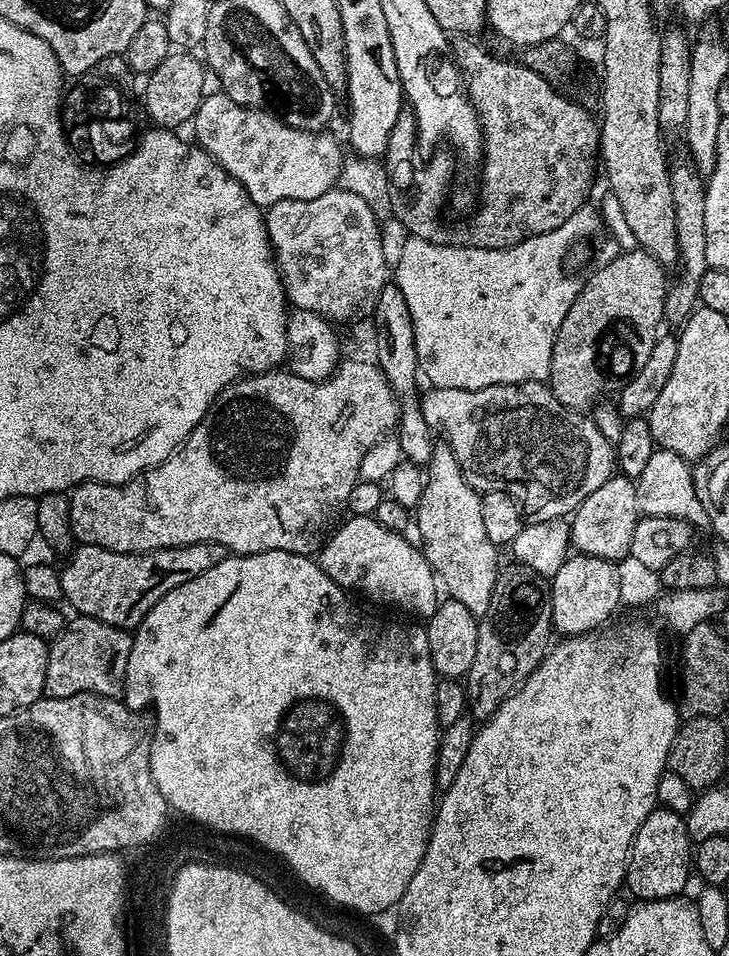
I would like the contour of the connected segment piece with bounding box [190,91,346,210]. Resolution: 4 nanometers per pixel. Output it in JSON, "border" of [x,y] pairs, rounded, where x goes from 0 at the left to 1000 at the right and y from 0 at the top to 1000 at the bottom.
{"border":[[[302,95],[292,100],[281,100],[261,127],[261,134],[269,137],[267,150],[287,159],[335,196],[346,210],[362,220],[388,209],[424,209],[460,198],[466,187],[466,176],[475,166],[458,143],[409,136],[398,132],[394,124],[383,126],[379,121],[383,120],[359,113],[335,113]]]}

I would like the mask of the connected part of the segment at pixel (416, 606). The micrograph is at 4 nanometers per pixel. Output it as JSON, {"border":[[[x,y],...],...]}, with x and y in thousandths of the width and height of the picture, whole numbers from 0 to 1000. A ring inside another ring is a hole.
{"border":[[[479,539],[476,543],[473,548],[471,545],[455,560],[446,564],[444,571],[436,578],[440,596],[453,600],[453,605],[464,609],[468,615],[484,620],[495,619],[521,632],[550,636],[565,643],[561,645],[594,644],[601,631],[601,608],[580,576],[567,566],[565,570],[558,565],[558,560],[529,554],[512,541]]]}

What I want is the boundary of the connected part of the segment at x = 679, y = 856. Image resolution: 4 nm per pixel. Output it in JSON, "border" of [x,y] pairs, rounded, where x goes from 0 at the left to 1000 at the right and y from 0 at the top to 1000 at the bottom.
{"border":[[[904,843],[896,845],[893,851],[881,860],[875,872],[867,879],[867,889],[861,892],[859,905],[859,929],[872,936],[874,942],[879,941],[918,941],[922,937],[933,937],[937,929],[944,925],[944,912],[951,911],[951,880],[944,880],[947,869],[940,855],[930,849]]]}

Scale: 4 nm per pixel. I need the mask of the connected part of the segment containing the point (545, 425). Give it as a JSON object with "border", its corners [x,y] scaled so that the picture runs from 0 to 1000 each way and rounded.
{"border":[[[723,397],[715,402],[667,404],[649,410],[634,408],[632,406],[593,406],[587,408],[587,411],[580,411],[576,424],[579,425],[579,433],[584,437],[587,445],[602,453],[602,455],[604,452],[609,455],[605,457],[617,467],[623,479],[628,479],[628,487],[634,492],[634,496],[643,508],[660,517],[665,515],[693,515],[695,519],[708,523],[720,541],[728,542],[731,545],[765,544],[778,541],[781,538],[789,536],[791,529],[800,523],[809,521],[809,517],[815,517],[815,513],[820,513],[820,508],[826,508],[826,504],[831,504],[842,497],[845,475],[841,461],[838,459],[834,461],[829,457],[827,450],[807,436],[807,433],[789,431],[786,427],[771,425],[771,421],[765,421],[765,416],[760,416],[757,407],[752,405],[750,401],[739,397]]]}

